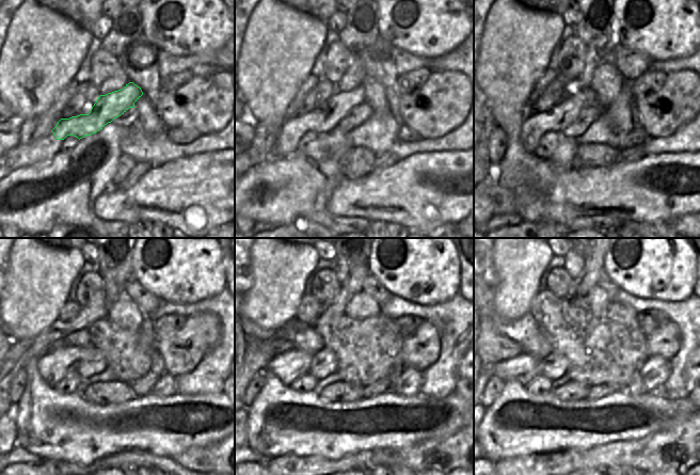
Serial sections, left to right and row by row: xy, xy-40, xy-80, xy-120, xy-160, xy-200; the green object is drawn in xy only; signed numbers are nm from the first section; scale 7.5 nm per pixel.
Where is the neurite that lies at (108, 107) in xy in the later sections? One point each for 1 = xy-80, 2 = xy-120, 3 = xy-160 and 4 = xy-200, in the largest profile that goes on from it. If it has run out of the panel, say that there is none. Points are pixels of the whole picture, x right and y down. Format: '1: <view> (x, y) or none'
1: xy-80 (576, 98)
2: xy-120 (64, 358)
3: xy-160 (296, 360)
4: xy-200 (515, 368)

